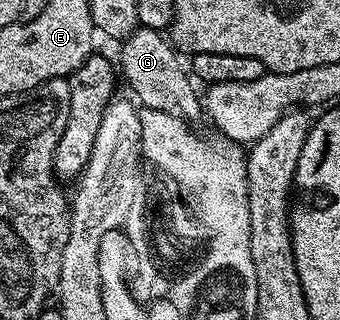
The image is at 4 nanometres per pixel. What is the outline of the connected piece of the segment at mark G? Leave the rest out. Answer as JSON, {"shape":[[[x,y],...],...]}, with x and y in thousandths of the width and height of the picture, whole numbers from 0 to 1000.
{"shape":[[[400,84],[353,147],[350,188],[344,184],[353,228],[359,241],[365,231],[424,341],[474,344],[544,381],[568,381],[562,375],[594,359],[594,316],[588,297],[568,281],[571,253],[544,219],[538,228],[521,194],[526,175],[518,153],[465,91]]]}

